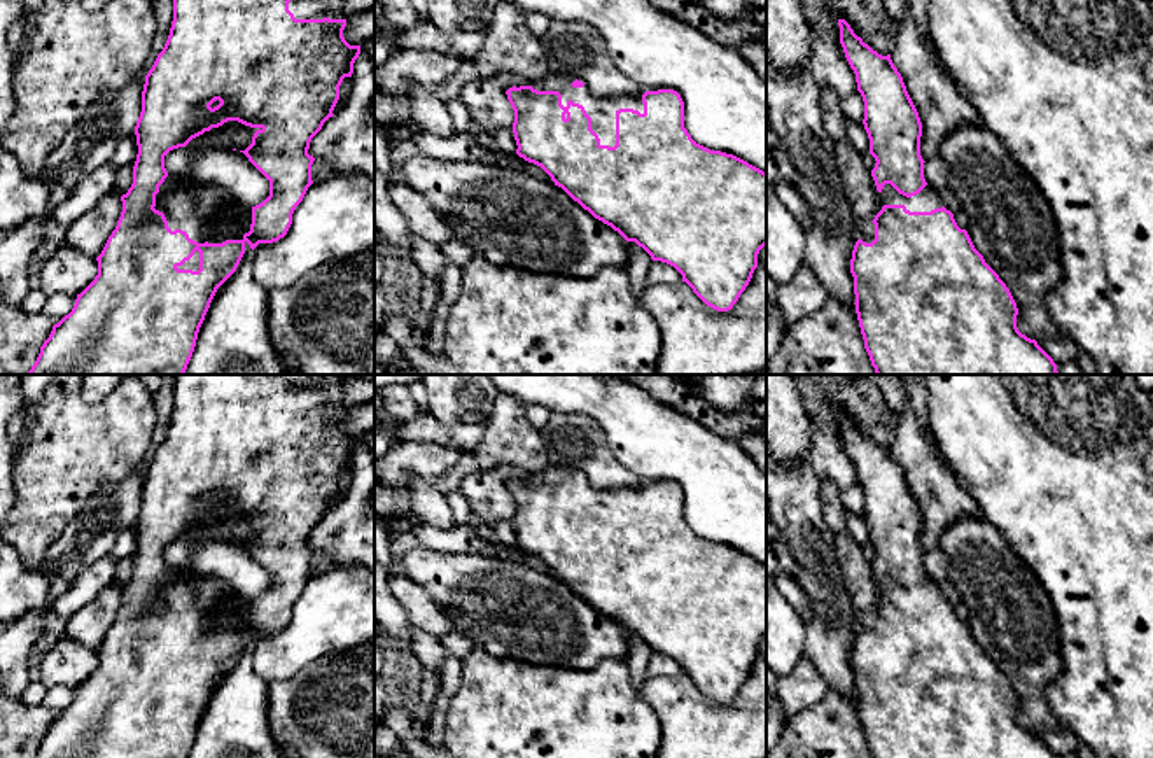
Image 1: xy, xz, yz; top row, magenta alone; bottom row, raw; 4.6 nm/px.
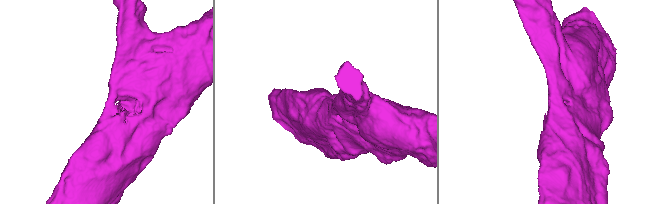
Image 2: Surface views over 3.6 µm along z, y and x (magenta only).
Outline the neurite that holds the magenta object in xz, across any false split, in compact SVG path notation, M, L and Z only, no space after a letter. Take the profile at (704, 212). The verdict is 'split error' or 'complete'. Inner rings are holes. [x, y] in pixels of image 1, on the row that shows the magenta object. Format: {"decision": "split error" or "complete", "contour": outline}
{"decision": "split error", "contour": "M551 75L548 81L534 86L513 86L506 91L514 110L513 133L516 140L516 154L528 163L541 166L574 201L588 210L595 219L611 226L626 242L635 242L653 261L674 266L693 292L710 308L728 312L738 301L758 268L758 254L766 245L766 173L747 161L721 151L710 151L696 144L684 128L684 102L674 89L646 91L637 96L597 98L584 82L570 75Z"}

